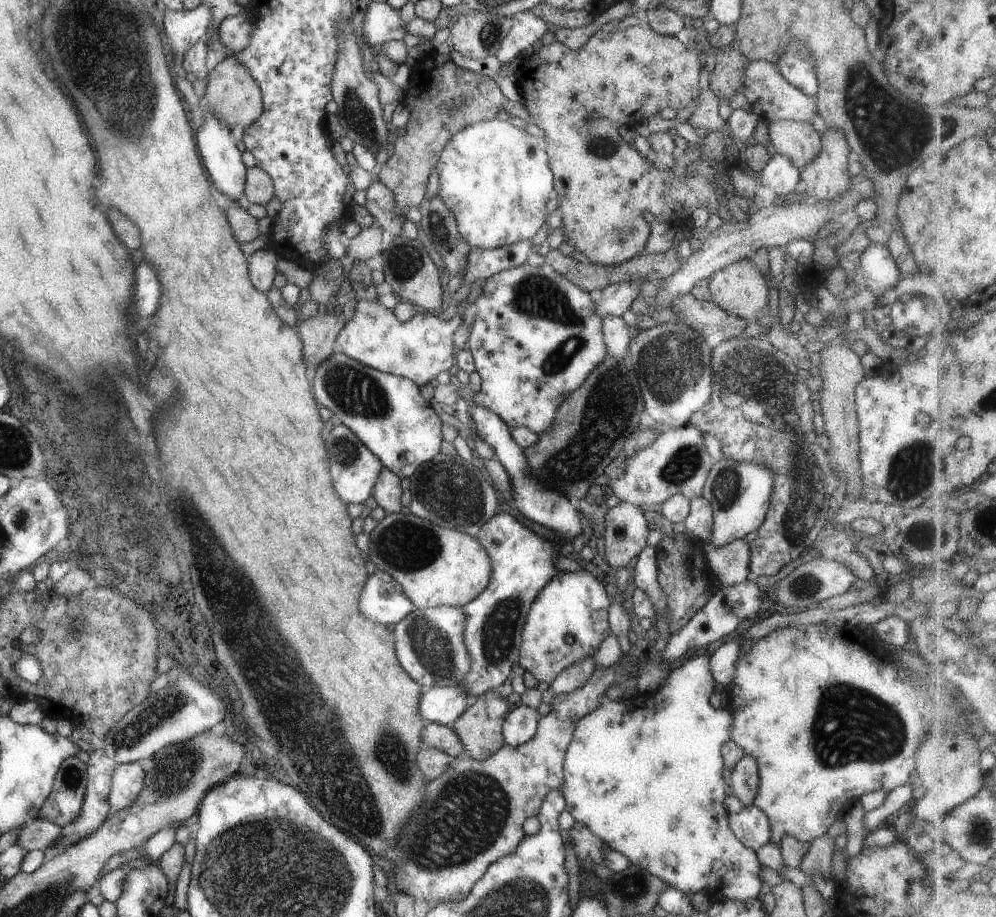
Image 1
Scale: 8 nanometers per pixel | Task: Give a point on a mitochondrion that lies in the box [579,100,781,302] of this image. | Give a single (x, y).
(603, 147)

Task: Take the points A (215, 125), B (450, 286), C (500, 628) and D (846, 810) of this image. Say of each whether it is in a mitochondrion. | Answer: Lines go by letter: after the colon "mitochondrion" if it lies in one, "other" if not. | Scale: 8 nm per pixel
A: other
B: other
C: mitochondrion
D: other

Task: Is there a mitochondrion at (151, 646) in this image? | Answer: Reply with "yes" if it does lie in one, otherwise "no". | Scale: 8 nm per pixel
no

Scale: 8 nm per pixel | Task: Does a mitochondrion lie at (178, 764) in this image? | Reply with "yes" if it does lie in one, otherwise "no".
yes

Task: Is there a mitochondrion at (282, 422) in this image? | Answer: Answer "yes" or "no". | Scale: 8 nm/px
no

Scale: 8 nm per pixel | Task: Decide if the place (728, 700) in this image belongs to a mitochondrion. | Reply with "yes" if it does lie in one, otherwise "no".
no

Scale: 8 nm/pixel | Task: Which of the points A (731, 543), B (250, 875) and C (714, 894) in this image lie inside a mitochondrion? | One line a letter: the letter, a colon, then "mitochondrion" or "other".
A: other
B: mitochondrion
C: other

